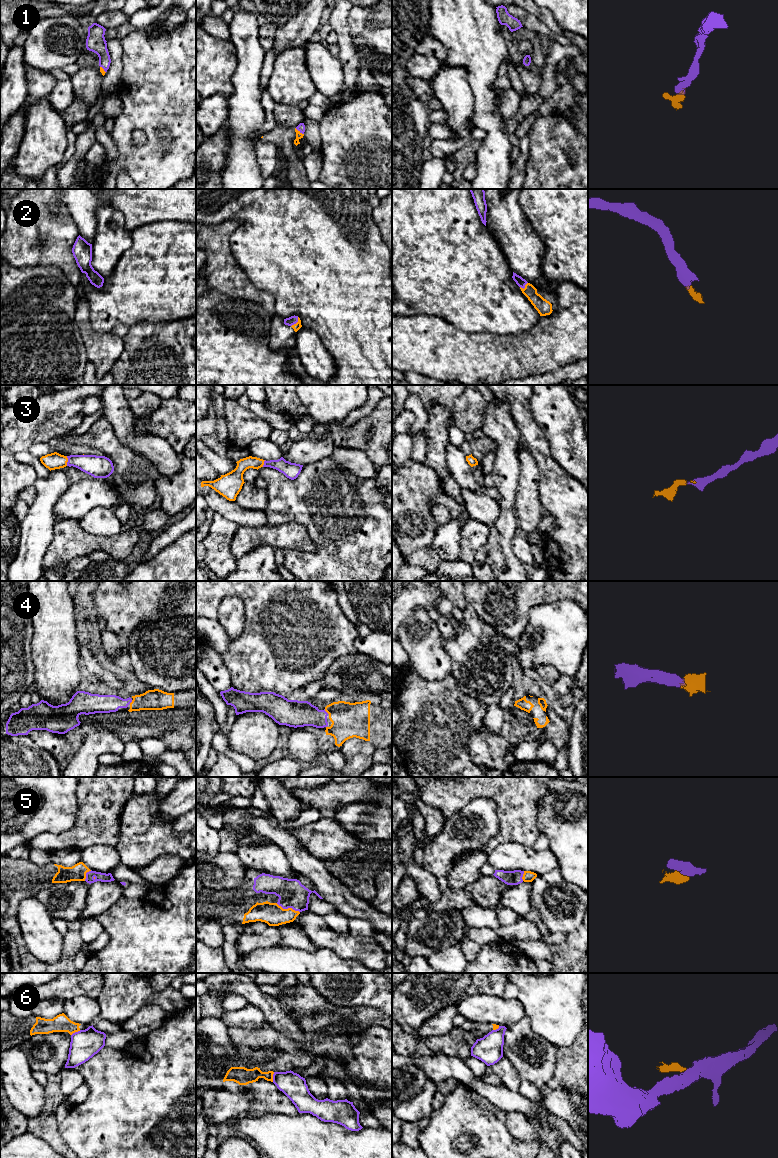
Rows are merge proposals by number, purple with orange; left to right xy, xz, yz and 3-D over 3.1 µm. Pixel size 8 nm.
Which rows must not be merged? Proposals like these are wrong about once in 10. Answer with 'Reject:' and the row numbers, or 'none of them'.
Reject: 6

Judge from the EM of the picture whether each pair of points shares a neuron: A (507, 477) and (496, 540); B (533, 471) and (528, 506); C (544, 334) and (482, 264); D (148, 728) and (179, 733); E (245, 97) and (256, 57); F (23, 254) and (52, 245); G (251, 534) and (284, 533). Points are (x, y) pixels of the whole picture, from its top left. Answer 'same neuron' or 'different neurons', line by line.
A: same neuron
B: same neuron
C: different neurons
D: same neuron
E: same neuron
F: same neuron
G: same neuron

